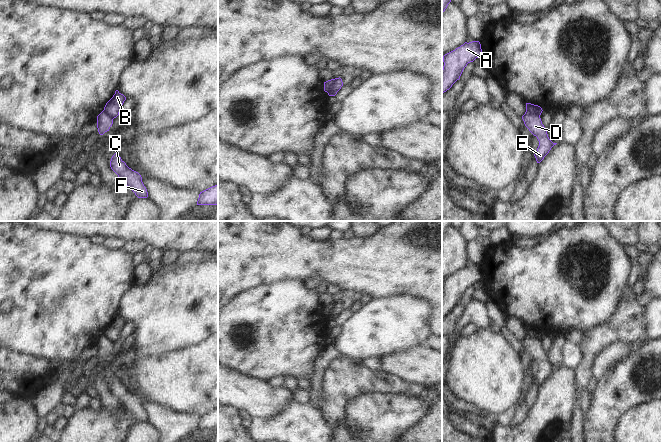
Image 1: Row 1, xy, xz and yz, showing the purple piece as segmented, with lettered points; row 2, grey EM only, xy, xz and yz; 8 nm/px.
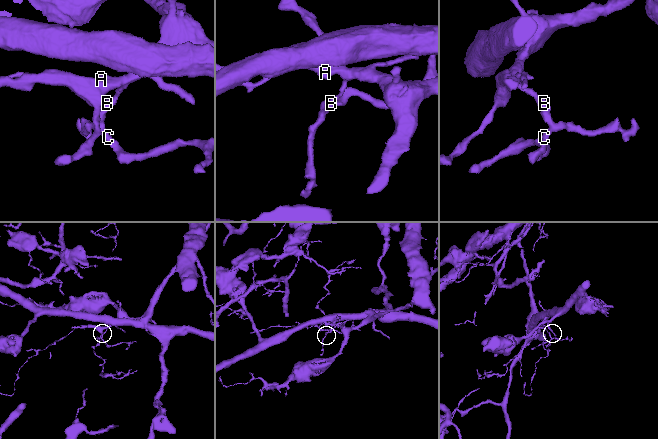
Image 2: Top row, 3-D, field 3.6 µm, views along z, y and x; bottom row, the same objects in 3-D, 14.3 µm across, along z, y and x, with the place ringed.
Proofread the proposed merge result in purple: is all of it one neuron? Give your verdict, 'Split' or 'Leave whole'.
Split.

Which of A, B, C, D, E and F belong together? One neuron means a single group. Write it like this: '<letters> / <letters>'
A B / C D E F

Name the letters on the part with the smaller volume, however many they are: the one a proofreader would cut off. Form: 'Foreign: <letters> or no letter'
Foreign: C, D, E, F

